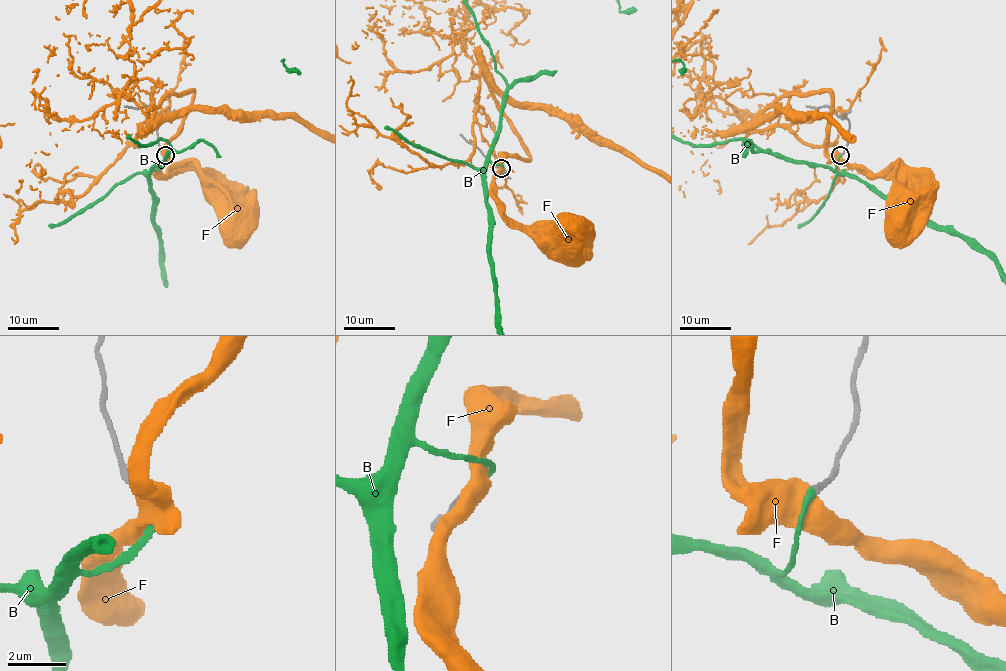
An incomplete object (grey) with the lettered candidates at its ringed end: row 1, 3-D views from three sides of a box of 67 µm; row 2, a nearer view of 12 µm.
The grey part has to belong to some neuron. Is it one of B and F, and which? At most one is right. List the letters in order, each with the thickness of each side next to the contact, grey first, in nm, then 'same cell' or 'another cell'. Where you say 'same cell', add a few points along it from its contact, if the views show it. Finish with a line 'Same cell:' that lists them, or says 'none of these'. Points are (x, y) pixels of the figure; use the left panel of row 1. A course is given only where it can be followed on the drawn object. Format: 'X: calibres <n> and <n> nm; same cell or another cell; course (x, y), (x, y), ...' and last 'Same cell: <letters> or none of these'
B: calibres 190 and 190 nm; same cell
F: calibres 190 and 700 nm; another cell
Same cell: B

